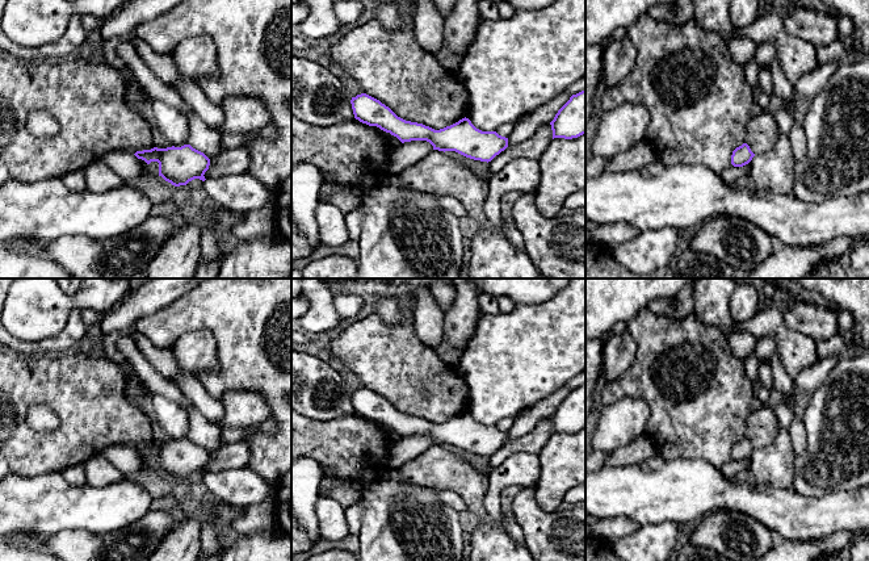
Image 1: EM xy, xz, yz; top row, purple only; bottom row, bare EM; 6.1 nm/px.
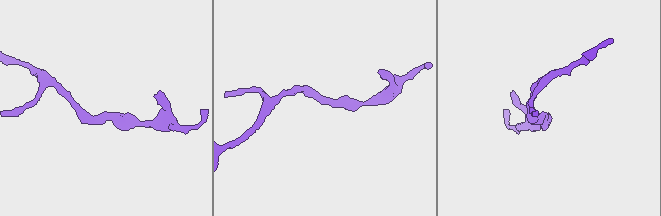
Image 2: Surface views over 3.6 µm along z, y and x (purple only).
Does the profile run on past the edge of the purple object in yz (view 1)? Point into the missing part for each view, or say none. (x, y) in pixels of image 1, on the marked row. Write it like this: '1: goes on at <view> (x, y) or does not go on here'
1: does not go on here

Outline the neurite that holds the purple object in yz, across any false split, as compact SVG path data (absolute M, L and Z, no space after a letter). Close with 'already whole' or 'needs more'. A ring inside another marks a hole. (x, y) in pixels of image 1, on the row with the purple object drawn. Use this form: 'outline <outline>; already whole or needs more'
outline M743 143L732 151L731 164L734 167L743 167L748 164L753 156L755 154L751 151L750 146L747 143Z; already whole

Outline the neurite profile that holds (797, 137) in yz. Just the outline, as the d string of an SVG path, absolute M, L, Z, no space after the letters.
M799 121L792 126L788 137L794 158L797 159L797 162L803 160L807 155L807 139Z

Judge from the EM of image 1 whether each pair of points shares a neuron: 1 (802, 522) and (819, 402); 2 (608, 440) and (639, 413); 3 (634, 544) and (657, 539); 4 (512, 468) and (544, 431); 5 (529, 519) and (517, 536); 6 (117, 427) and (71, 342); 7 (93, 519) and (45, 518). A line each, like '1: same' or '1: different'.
1: different
2: same
3: same
4: different
5: different
6: different
7: same

